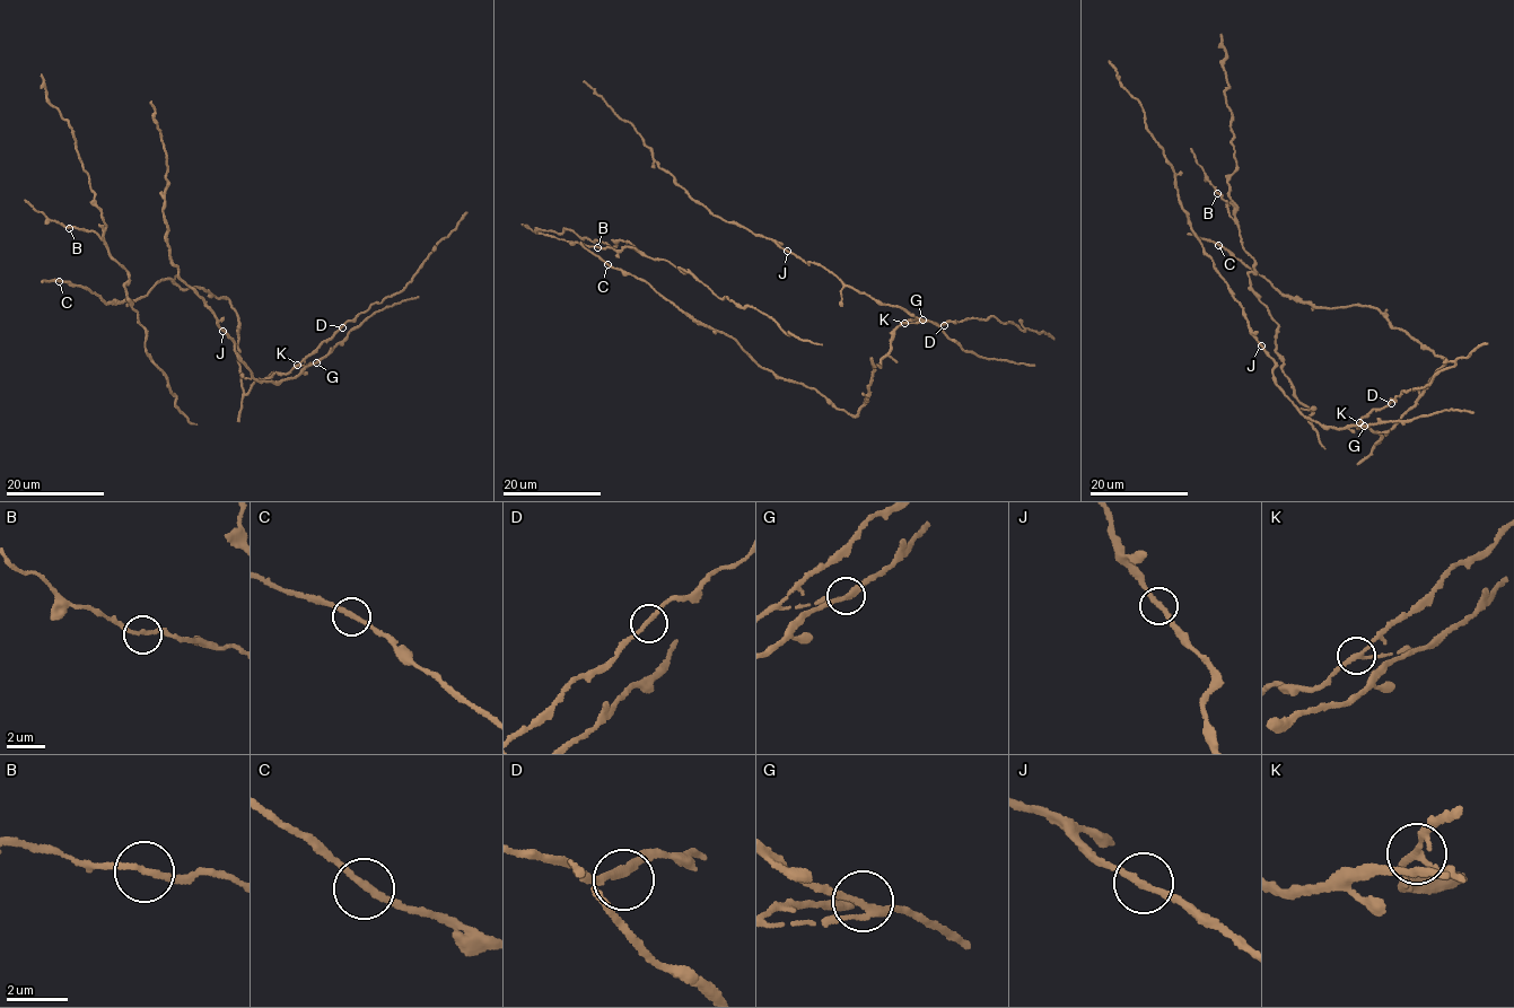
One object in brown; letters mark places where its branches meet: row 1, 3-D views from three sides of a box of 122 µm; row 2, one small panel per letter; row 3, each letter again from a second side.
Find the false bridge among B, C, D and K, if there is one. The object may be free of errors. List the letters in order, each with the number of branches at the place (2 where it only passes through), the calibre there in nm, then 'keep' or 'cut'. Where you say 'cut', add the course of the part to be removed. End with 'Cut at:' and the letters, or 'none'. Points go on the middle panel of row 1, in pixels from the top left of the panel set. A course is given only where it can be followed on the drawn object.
B: 2 | 190 nm | keep
C: 2 | 240 nm | keep
D: 2 | 240 nm | keep
K: 3 | 180 nm | cut | (904, 322), (922, 321), (857, 291), (821, 265), (727, 222), (691, 198), (654, 160), (630, 123), (584, 80)
Cut at: K

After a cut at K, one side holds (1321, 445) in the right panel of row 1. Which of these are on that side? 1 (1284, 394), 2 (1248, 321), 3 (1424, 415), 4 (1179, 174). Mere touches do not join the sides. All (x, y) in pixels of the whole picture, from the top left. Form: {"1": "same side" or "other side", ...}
{"1": "other side", "2": "other side", "3": "other side", "4": "other side"}

